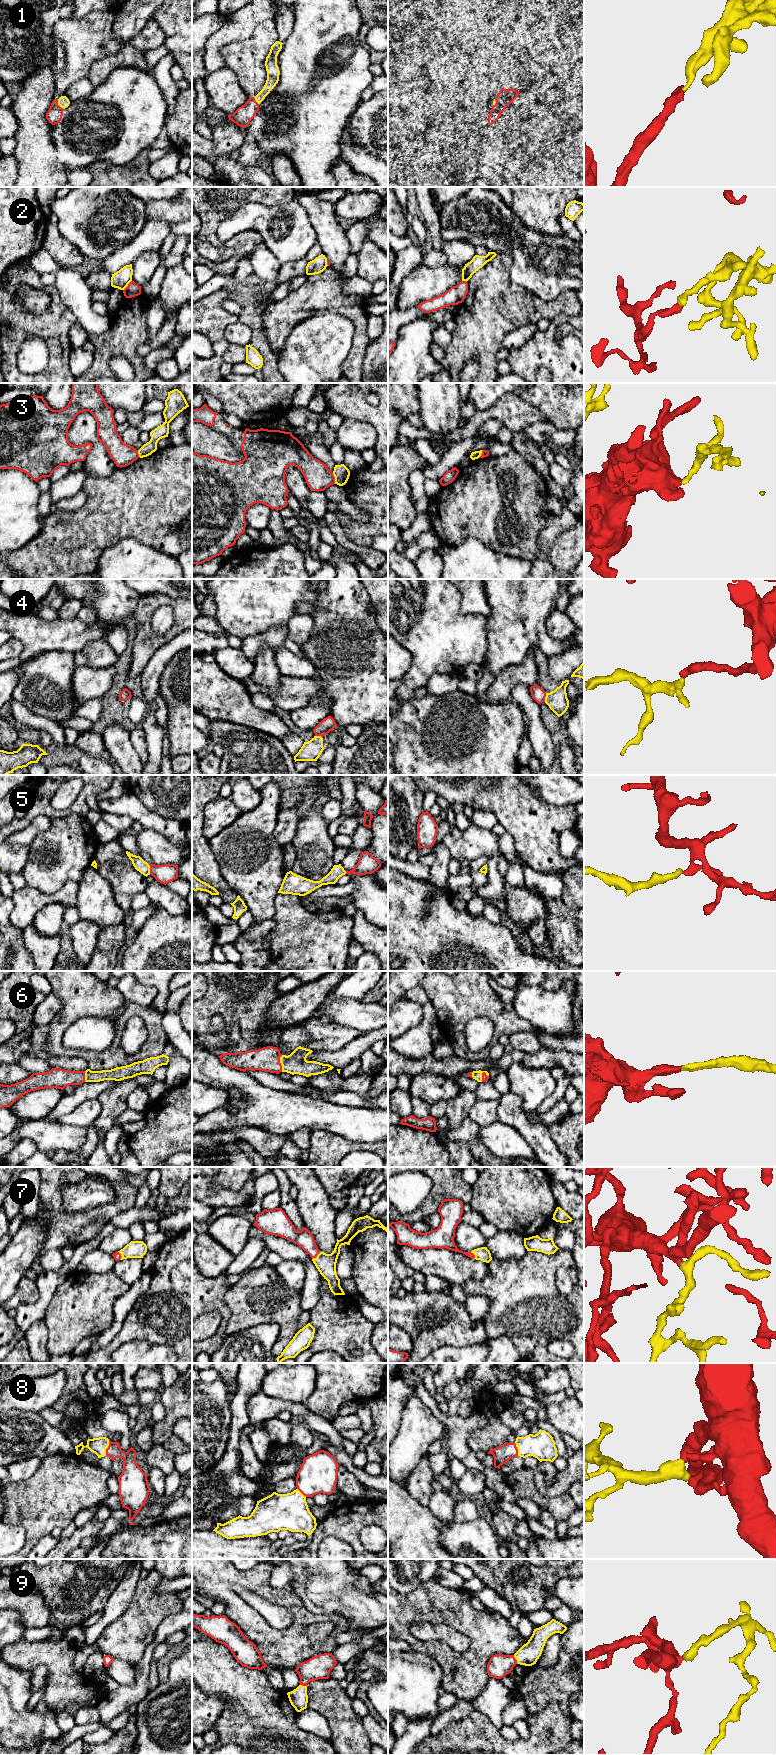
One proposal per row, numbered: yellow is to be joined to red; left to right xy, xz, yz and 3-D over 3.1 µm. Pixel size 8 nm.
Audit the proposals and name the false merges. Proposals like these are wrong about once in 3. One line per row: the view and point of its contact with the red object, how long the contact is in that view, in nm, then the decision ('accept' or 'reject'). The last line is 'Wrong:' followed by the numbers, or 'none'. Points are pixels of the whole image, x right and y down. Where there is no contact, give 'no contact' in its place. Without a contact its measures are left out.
1: meets red in xy at (58, 105); contact 90 nm long; accept
2: meets red in xy at (128, 285); contact 110 nm long; reject
3: meets red in xz at (334, 478); contact 90 nm long; reject
4: meets red in yz at (545, 696); contact 70 nm long; accept
5: meets red in xy at (150, 869); contact 70 nm long; accept
6: meets red in xz at (280, 1063); contact 140 nm long; accept
7: meets red in xz at (316, 1256); contact 90 nm long; accept
8: meets red in xy at (108, 1447); contact 120 nm long; accept
9: meets red in yz at (515, 1659); contact 80 nm long; accept
Wrong: 2, 3

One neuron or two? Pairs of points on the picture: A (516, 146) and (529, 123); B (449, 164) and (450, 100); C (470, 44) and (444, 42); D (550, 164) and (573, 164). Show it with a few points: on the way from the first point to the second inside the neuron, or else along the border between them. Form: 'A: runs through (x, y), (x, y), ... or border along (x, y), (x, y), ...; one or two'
A: runs through (516, 140), (516, 136), (523, 129); one
B: runs through (450, 148), (450, 116); one
C: border along (447, 21), (455, 29), (457, 43); two
D: border along (563, 164), (573, 172); two

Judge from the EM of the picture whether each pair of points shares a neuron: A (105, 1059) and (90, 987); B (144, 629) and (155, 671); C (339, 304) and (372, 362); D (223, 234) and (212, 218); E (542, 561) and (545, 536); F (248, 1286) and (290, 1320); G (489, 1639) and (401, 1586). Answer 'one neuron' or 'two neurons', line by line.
A: one neuron
B: two neurons
C: two neurons
D: two neurons
E: one neuron
F: one neuron
G: two neurons

